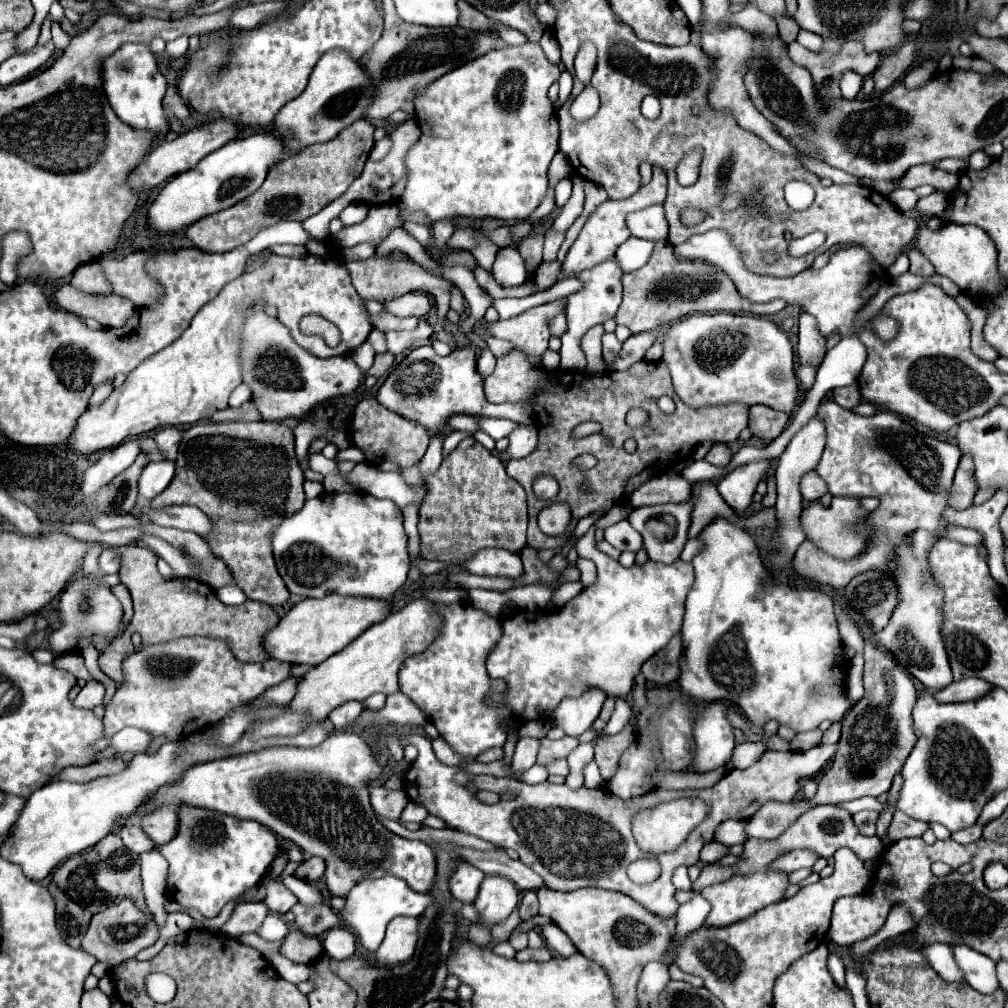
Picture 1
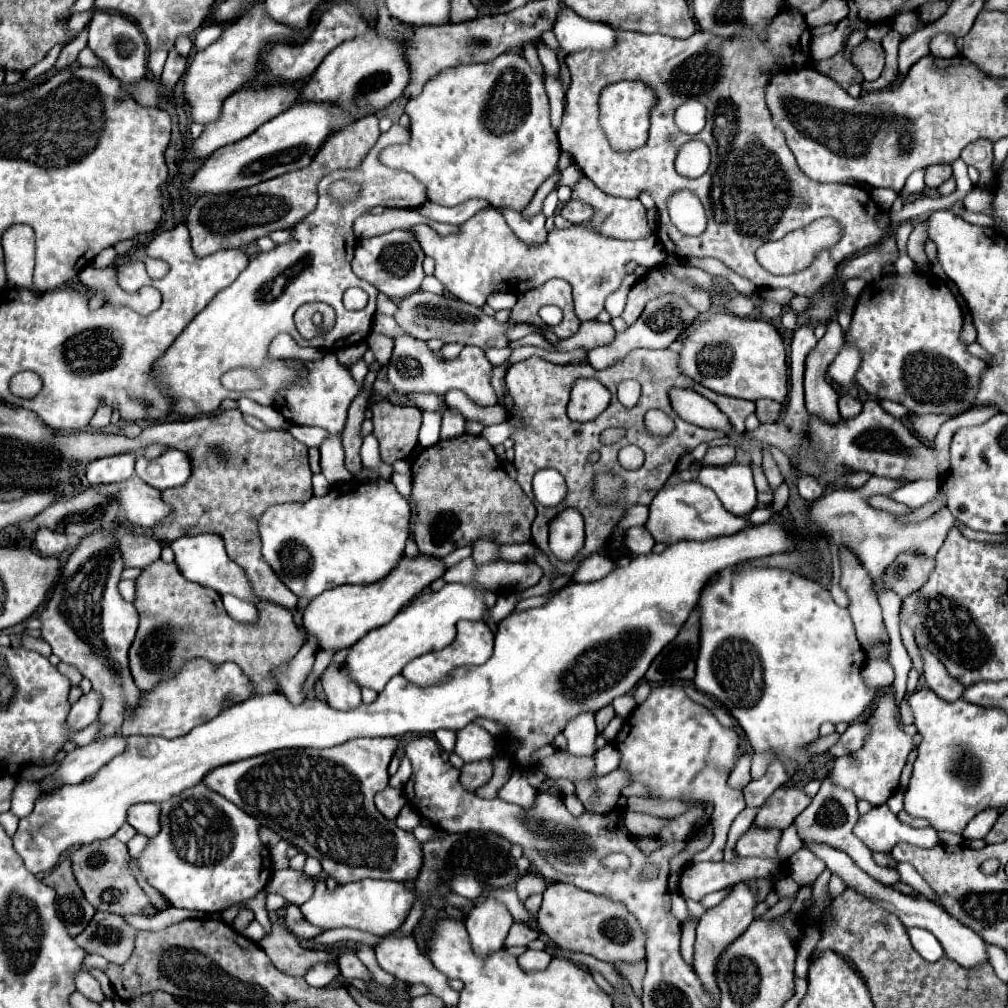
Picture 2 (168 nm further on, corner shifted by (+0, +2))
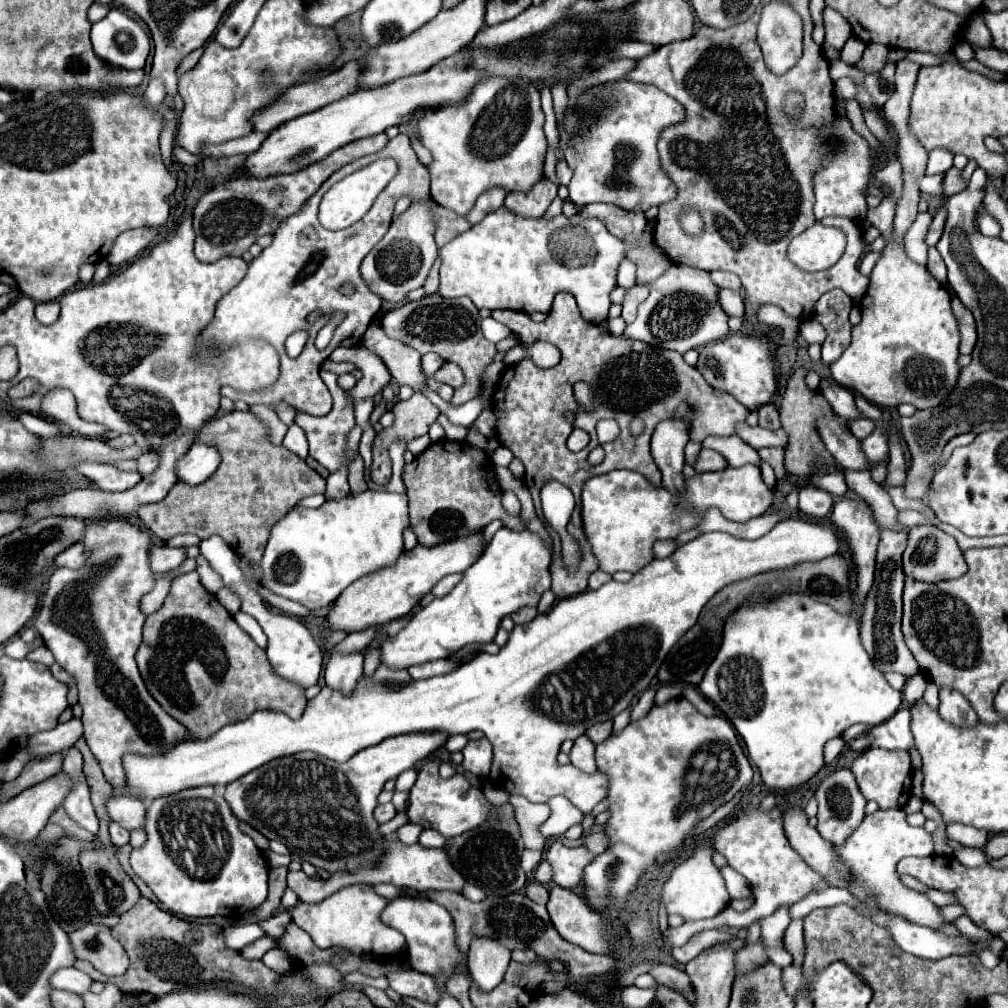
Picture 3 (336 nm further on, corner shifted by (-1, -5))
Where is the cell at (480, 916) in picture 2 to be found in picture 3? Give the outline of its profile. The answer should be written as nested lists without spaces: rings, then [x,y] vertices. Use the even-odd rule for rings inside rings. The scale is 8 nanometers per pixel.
[[[476,937],[468,949],[468,971],[482,991],[494,989],[510,963],[510,949],[490,937]]]

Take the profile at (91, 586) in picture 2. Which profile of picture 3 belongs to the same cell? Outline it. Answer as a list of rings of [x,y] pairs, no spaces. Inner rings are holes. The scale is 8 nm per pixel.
[[[98,521],[88,525],[82,543],[88,549],[86,563],[80,569],[60,567],[54,571],[34,619],[34,627],[44,639],[44,645],[52,651],[56,663],[76,679],[80,705],[84,707],[84,739],[92,755],[98,759],[106,781],[120,787],[124,785],[124,753],[160,753],[164,749],[172,749],[172,745],[182,741],[186,727],[172,719],[152,699],[134,661],[142,643],[142,625],[146,619],[146,615],[138,609],[138,601],[154,585],[152,571],[148,569],[148,547],[152,545],[150,535],[128,521]]]

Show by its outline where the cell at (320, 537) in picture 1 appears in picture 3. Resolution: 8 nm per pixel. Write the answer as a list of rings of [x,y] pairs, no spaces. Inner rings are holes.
[[[364,491],[344,499],[328,499],[322,507],[292,507],[270,529],[262,557],[262,585],[276,595],[302,603],[306,609],[332,605],[338,595],[360,577],[392,567],[404,551],[404,531],[410,527],[408,497],[404,493]]]

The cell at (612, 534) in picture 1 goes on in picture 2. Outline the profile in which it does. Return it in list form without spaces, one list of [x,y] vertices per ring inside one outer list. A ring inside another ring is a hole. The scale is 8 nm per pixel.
[[[643,526],[639,528],[629,528],[625,534],[625,546],[633,552],[633,554],[647,554],[653,550],[655,546],[655,538],[651,536],[651,532]]]

